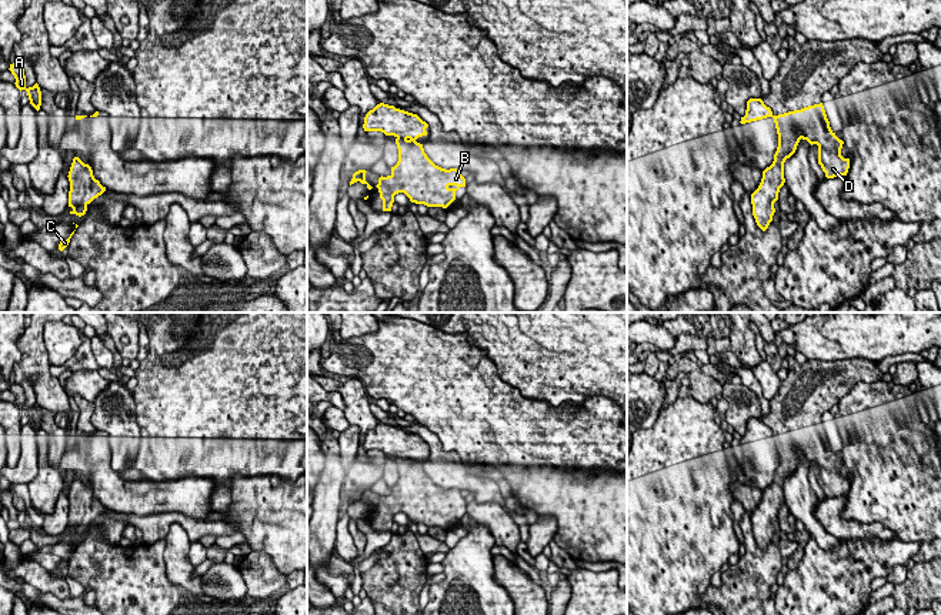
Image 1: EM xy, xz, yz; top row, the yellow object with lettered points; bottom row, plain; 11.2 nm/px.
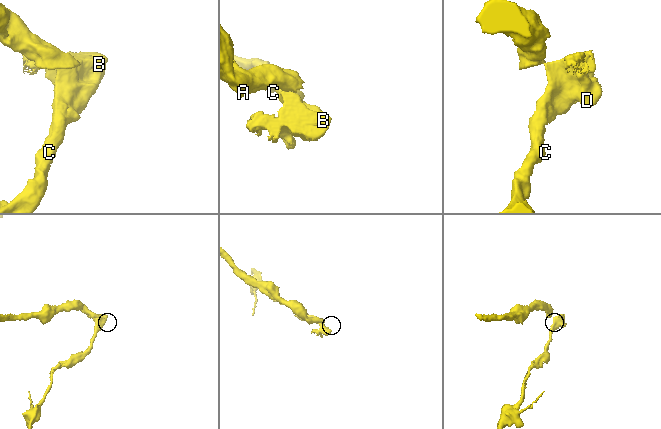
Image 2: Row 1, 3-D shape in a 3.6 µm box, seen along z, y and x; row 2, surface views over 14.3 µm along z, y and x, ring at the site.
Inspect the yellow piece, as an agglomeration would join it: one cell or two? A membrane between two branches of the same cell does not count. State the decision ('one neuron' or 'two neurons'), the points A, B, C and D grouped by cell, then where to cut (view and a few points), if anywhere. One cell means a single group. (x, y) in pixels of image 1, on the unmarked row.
two neurons | A / B C D | xz (397, 457), (406, 458)

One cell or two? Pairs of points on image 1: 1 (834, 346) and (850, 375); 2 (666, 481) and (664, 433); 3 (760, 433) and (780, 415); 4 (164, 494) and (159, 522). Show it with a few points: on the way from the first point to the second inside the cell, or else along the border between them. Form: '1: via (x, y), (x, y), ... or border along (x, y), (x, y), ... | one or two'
1: border along (807, 358), (867, 358), (874, 363) | two
2: via (667, 470), (667, 444) | one
3: border along (761, 420), (773, 434) | two
4: border along (126, 512), (137, 515), (182, 512), (193, 518) | two

